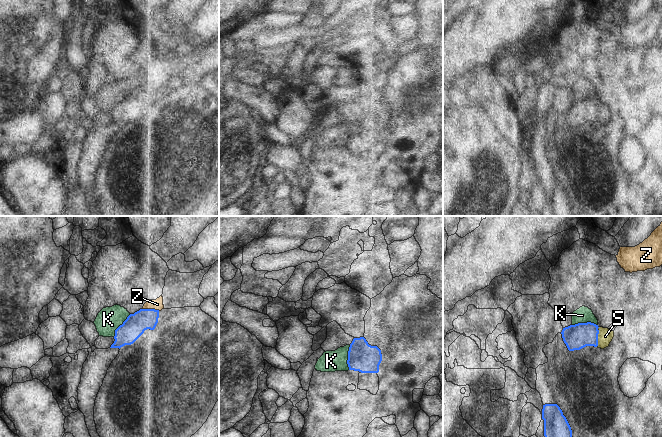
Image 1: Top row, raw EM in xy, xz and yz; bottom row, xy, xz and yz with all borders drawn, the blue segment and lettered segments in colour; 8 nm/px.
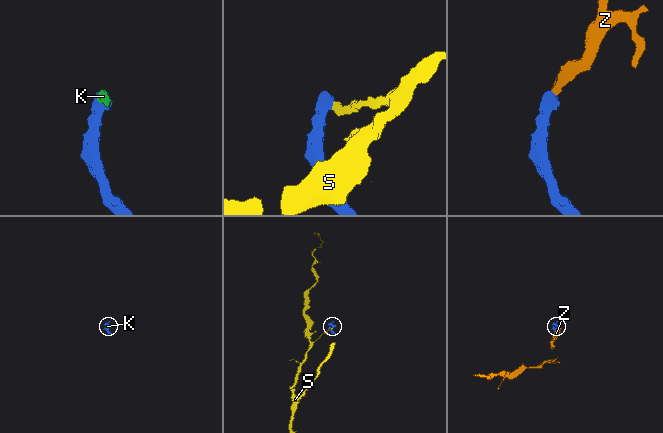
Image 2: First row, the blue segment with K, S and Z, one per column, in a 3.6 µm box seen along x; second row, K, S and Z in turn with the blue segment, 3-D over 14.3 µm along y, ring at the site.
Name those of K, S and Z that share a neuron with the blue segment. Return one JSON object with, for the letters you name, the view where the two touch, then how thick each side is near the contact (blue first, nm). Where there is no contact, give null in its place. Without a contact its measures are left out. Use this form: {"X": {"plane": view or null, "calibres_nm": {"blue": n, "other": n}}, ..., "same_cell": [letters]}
{"Z": {"plane": "xy", "calibres_nm": {"blue": 180, "other": 90}}, "same_cell": ["Z"]}

